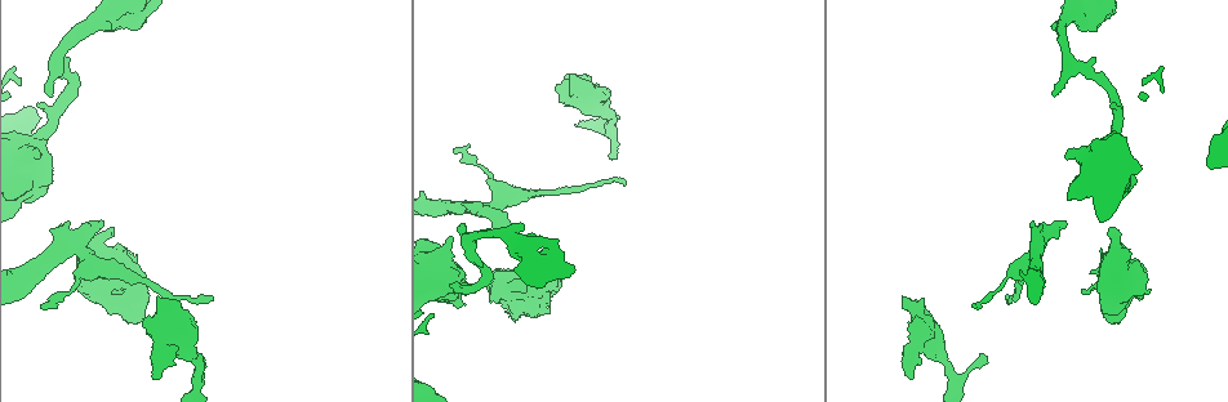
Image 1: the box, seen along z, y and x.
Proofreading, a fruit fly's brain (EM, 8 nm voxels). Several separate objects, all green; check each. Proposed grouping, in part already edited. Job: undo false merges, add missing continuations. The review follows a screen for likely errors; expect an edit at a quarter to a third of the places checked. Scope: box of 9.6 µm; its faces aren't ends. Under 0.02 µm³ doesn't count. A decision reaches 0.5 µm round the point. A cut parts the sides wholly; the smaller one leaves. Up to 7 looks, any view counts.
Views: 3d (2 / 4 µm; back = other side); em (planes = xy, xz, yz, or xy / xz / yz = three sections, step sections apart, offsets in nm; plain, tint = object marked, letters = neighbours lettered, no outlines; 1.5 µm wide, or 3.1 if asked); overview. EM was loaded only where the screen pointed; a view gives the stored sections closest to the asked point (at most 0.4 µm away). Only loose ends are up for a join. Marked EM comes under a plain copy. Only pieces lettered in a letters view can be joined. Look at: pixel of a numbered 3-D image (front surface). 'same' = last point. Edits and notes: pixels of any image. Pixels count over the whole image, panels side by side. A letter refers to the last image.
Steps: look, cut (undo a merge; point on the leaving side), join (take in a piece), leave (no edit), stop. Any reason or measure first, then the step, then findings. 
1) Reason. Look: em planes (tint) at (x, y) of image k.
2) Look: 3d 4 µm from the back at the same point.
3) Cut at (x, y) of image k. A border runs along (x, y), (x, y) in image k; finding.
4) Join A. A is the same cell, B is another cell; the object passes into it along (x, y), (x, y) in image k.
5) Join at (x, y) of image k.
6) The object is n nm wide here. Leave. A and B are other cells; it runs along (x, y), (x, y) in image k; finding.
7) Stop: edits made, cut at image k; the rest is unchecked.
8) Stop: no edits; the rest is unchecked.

Free end. Look: 3d 4 µm at (463, 204) of image 1.

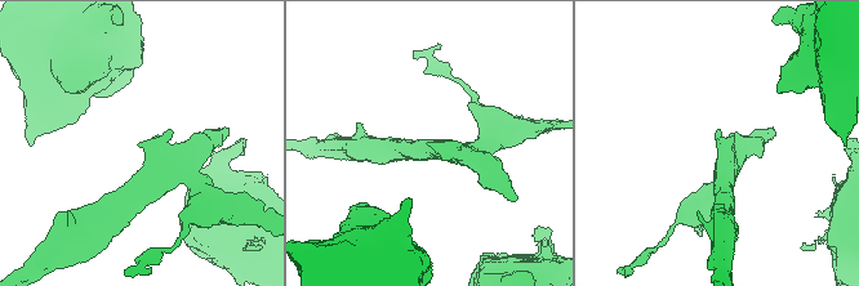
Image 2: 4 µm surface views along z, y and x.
Need the tissue. Look: em planes (tint) at (141, 142) of image 2.

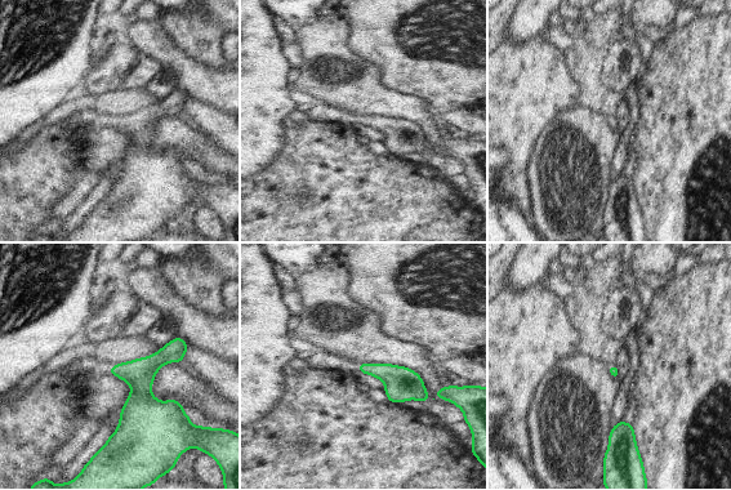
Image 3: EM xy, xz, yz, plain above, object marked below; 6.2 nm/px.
Look: em planes (letters) at the same point.

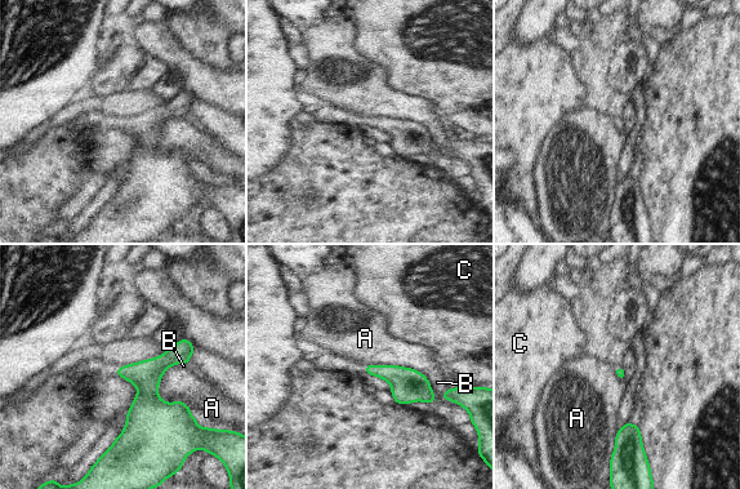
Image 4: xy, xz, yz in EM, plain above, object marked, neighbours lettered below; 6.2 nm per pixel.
Leave. A, B and C are other cells; it runs along (188, 345), (147, 379), (147, 416), (116, 445) in image 4; none of them fits.

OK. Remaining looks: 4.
An open end. Look: em planes (letters) at (980, 306) of image 1.

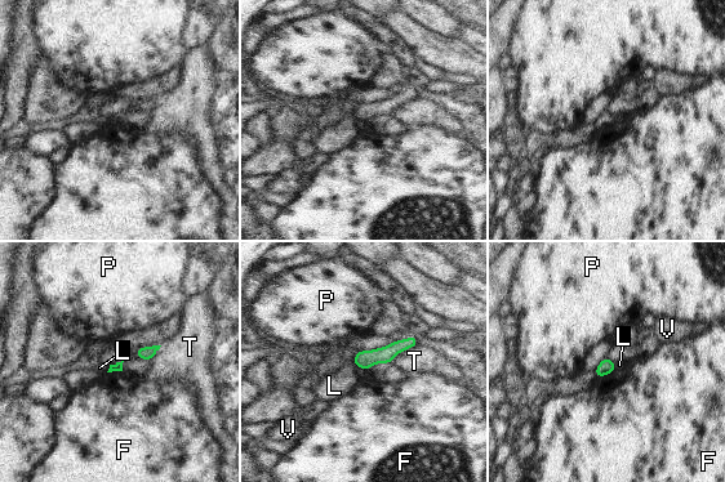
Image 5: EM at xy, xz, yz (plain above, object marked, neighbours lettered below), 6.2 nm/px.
The longest contact is with T, 200 nm. Leave. F, L, P, T and V are other cells; a border runs along (354, 362), (363, 370) in image 5; none of them fits.

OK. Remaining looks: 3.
Stops while still wide. Look: 3d 2 µm at (912, 375) of image 1.

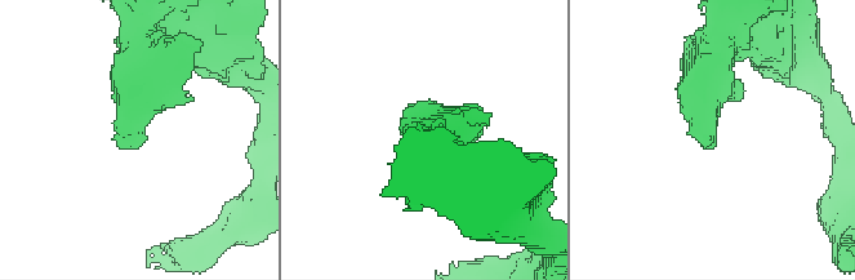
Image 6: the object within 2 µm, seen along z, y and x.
Look: em xz step 4 (tint) at (145, 137) of image 6.

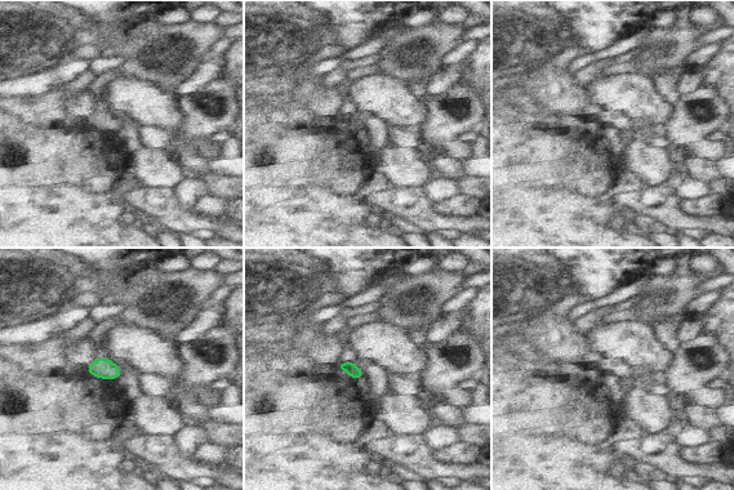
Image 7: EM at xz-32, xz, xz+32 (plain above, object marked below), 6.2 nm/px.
Look: em planes (letters) at the same point.

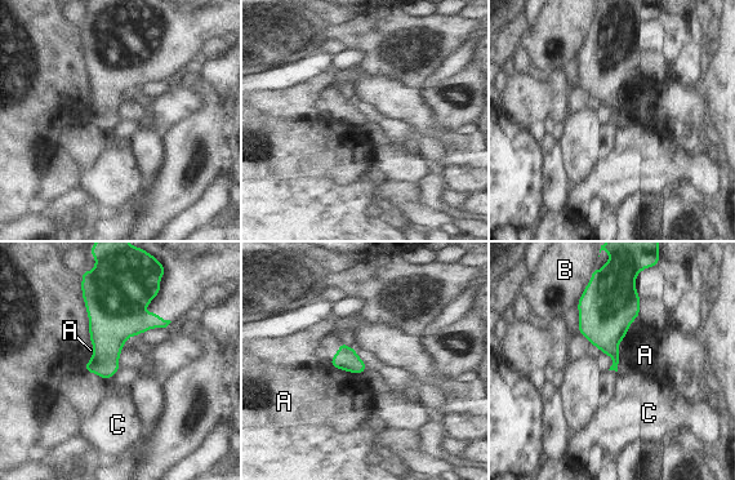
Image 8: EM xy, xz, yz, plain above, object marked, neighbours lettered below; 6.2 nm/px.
Leave. A, B and C are other cells; none of them fits.

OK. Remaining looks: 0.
Stop: no edits; the rest is unchecked.

